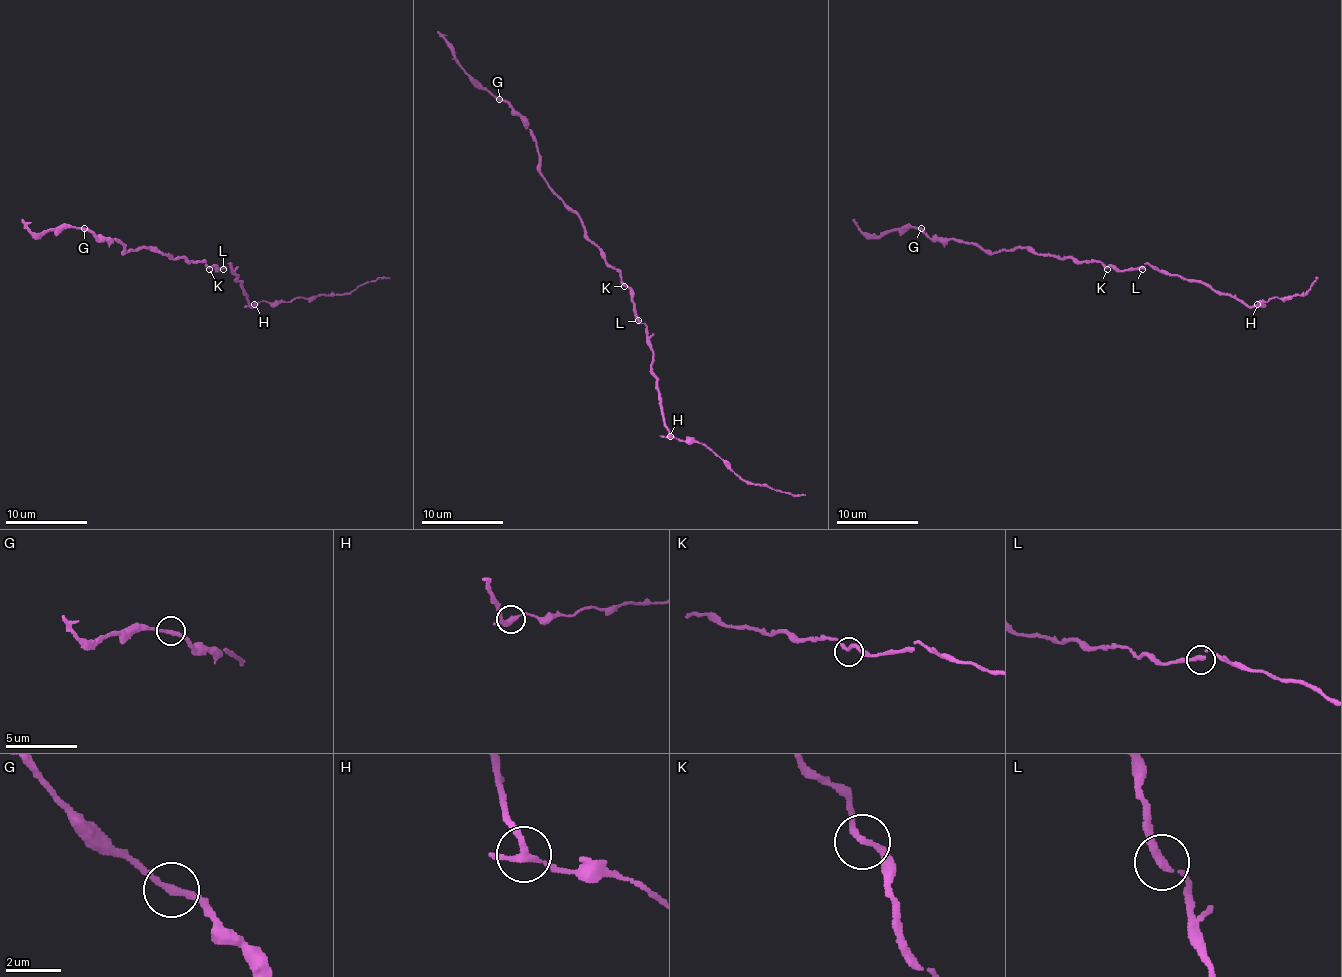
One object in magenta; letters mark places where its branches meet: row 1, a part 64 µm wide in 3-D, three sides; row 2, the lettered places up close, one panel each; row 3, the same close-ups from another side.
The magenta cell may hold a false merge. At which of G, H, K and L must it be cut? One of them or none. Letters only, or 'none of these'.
H

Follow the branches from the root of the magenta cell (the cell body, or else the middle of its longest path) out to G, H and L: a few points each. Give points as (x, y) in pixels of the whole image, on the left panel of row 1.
G: (209, 267), (204, 260), (174, 258), (149, 248), (125, 252), (125, 246), (118, 240), (100, 240), (84, 228)
H: (209, 267), (215, 267), (217, 271), (231, 265), (247, 301), (252, 305), (254, 303)
L: (209, 267), (215, 267), (217, 271), (223, 269)

